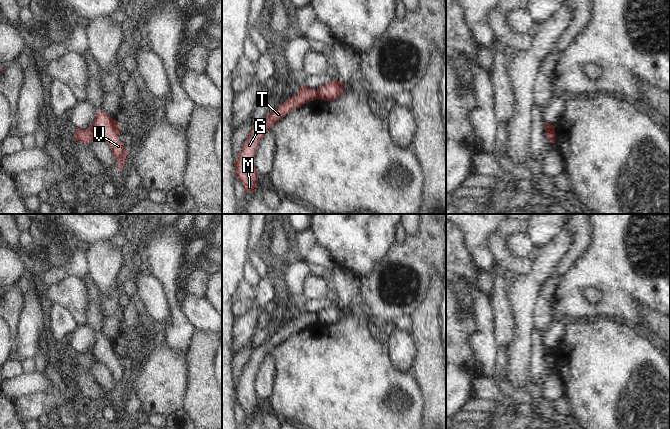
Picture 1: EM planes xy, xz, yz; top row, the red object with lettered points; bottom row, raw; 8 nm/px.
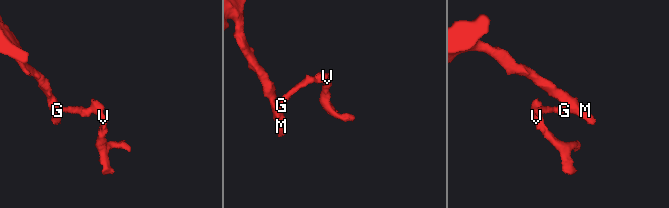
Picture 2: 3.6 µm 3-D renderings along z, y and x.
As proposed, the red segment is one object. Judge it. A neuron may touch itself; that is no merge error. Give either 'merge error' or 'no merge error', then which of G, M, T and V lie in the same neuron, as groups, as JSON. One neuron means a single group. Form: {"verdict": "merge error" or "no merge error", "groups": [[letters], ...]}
{"verdict": "merge error", "groups": [["G", "M", "T"], ["V"]]}

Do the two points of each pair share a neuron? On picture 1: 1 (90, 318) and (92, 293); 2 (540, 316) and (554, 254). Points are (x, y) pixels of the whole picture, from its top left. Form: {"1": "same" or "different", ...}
{"1": "same", "2": "different"}

